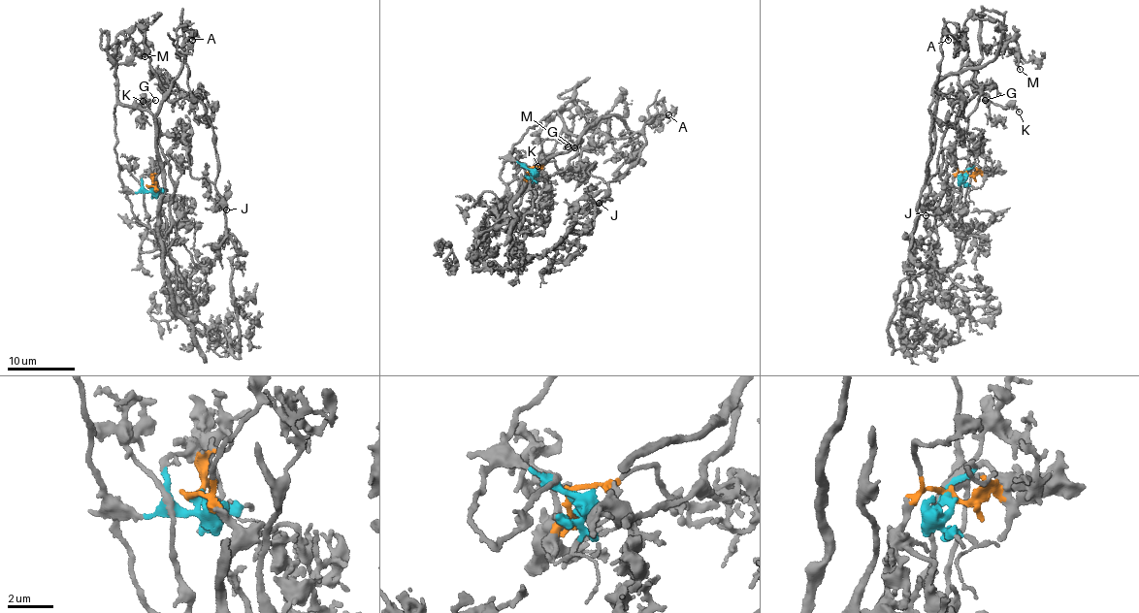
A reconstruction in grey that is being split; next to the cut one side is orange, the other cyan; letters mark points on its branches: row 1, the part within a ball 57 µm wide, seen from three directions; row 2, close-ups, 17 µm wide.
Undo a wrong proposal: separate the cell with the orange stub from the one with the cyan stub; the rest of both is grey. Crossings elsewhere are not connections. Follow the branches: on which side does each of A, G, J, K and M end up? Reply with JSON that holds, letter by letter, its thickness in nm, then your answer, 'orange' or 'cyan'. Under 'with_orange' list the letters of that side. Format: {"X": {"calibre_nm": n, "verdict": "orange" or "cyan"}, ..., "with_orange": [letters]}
{"A": {"calibre_nm": 200, "verdict": "orange"}, "G": {"calibre_nm": 200, "verdict": "cyan"}, "J": {"calibre_nm": 140, "verdict": "orange"}, "K": {"calibre_nm": 130, "verdict": "cyan"}, "M": {"calibre_nm": 180, "verdict": "cyan"}, "with_orange": ["A", "J"]}

